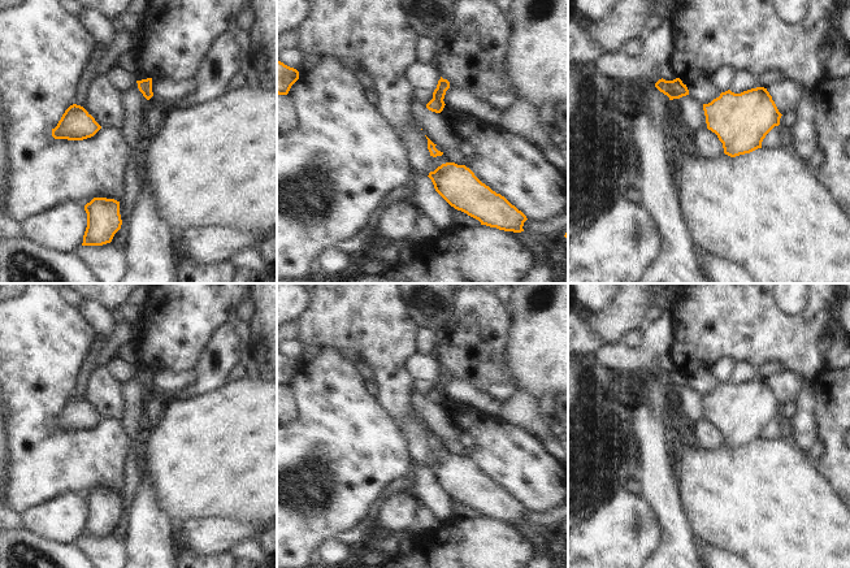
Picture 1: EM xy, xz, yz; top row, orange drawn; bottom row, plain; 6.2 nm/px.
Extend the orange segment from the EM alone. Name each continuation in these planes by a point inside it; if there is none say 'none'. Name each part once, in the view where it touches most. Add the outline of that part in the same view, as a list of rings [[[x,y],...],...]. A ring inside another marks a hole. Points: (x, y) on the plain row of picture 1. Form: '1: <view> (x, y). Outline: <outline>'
none

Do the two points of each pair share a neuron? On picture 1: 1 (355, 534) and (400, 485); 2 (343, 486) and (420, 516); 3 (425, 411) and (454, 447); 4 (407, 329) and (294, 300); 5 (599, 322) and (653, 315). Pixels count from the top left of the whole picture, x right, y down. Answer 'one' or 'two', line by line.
1: one
2: two
3: one
4: two
5: two

